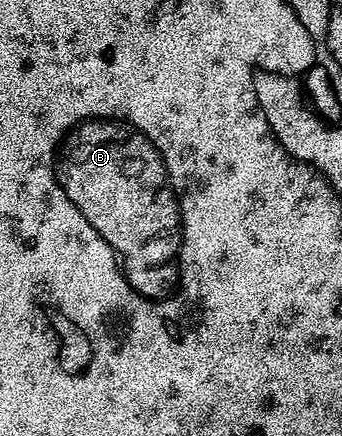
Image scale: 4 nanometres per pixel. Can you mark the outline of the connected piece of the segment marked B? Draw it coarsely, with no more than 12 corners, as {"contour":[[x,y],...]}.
{"contour":[[135,126],[66,135],[57,183],[140,296],[175,293],[182,213]]}

